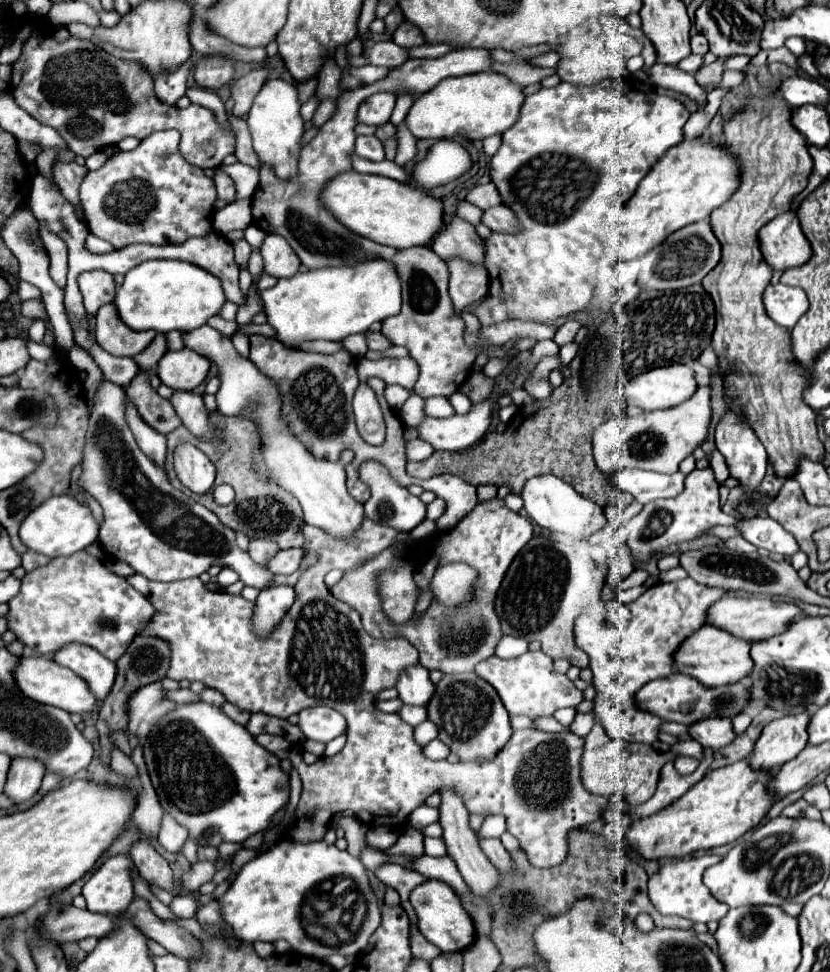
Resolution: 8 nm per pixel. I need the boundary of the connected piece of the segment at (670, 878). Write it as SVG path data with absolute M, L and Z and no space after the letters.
M703 855L703 857L689 857L689 859L673 859L663 865L651 879L649 879L649 899L655 909L663 915L679 915L691 921L719 921L729 911L729 905L719 903L703 883L703 871L711 865L721 861L719 855Z

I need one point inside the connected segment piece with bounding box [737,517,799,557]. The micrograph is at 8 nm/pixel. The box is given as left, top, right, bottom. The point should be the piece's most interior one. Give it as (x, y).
(764, 533)

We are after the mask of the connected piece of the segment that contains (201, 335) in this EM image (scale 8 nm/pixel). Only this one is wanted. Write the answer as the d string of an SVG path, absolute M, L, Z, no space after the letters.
M209 325L187 331L183 339L189 349L193 349L195 353L207 357L211 363L217 365L217 377L221 381L219 391L215 395L217 411L223 415L247 415L259 427L263 461L271 477L277 481L277 485L299 499L303 507L305 523L321 527L337 539L349 539L365 517L363 505L347 493L343 465L317 459L295 437L295 433L291 431L291 427L287 425L281 413L281 395L279 395L277 383L271 377L265 377L265 373L259 373L253 361L247 361L247 357L235 351L229 337L221 335L215 329L209 329Z

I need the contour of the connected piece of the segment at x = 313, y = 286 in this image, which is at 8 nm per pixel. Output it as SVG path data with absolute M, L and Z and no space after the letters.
M369 259L359 261L357 265L309 269L305 273L293 275L291 279L279 279L275 287L261 291L261 299L263 309L267 313L267 321L277 329L277 339L287 347L297 347L301 341L309 339L341 341L347 335L367 331L375 321L383 321L387 317L397 315L401 309L401 281L391 261Z

